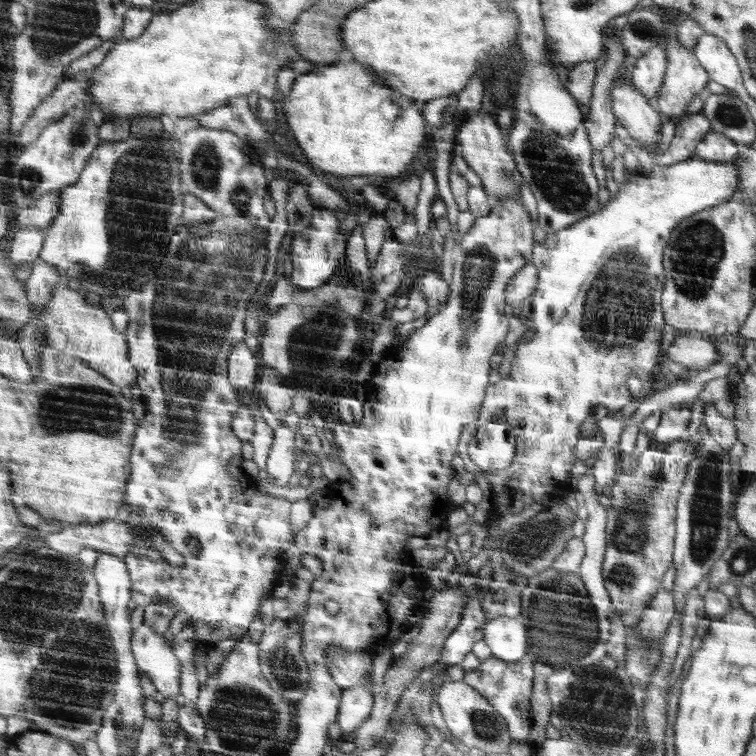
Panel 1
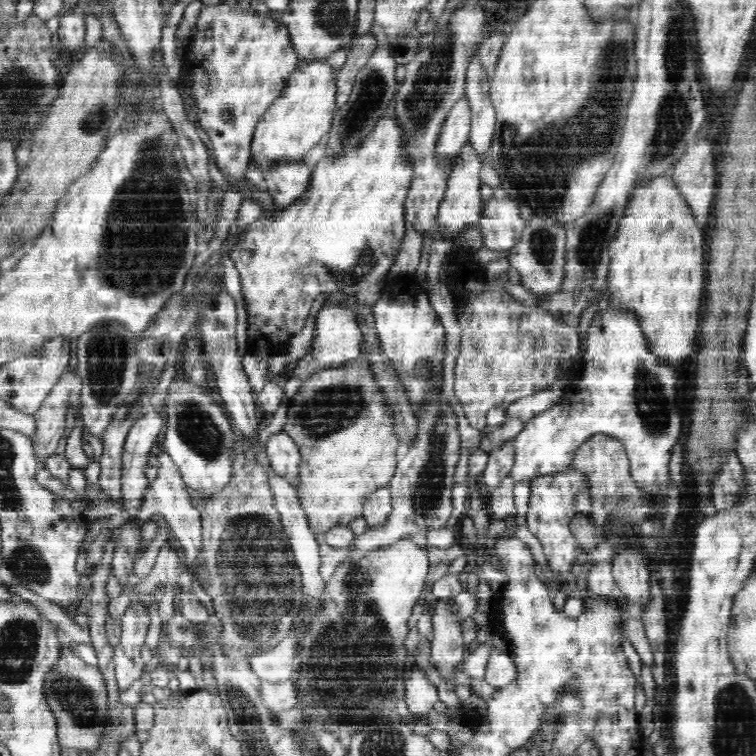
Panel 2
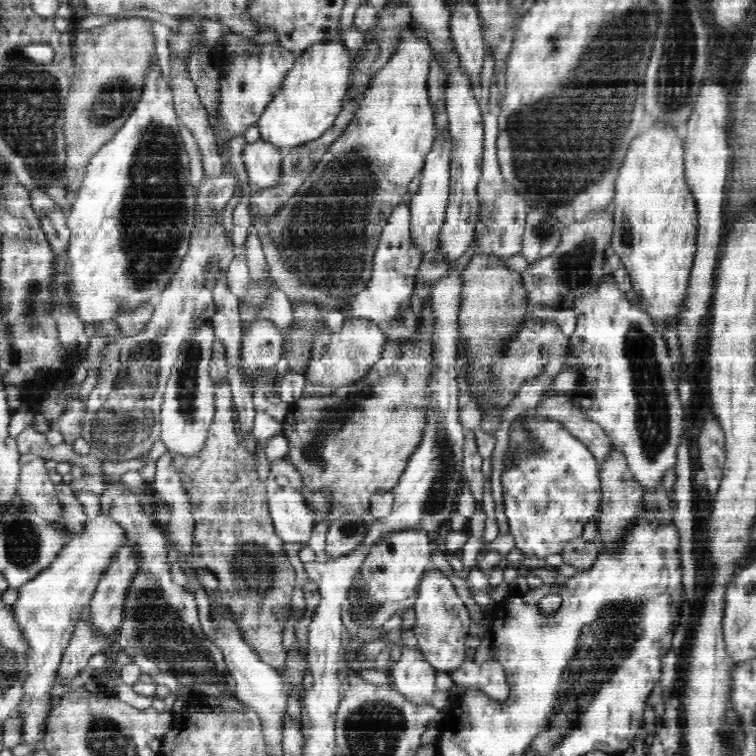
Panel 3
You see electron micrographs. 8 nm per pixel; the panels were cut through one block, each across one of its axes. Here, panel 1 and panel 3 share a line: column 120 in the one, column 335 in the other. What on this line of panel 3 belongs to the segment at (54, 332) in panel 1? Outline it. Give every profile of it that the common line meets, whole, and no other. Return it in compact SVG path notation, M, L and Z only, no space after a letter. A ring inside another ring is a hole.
M346 318L340 332L332 333L329 340L324 356L318 360L312 360L305 370L304 376L312 384L350 386L359 382L359 379L366 376L371 367L379 362L388 341L384 332L374 322L362 318Z

